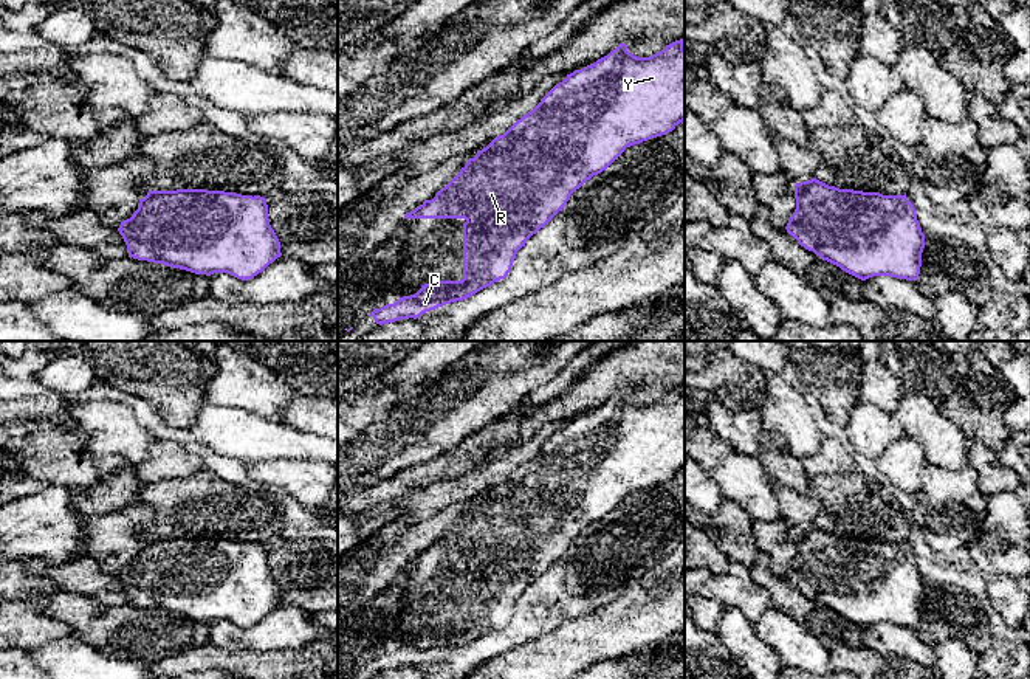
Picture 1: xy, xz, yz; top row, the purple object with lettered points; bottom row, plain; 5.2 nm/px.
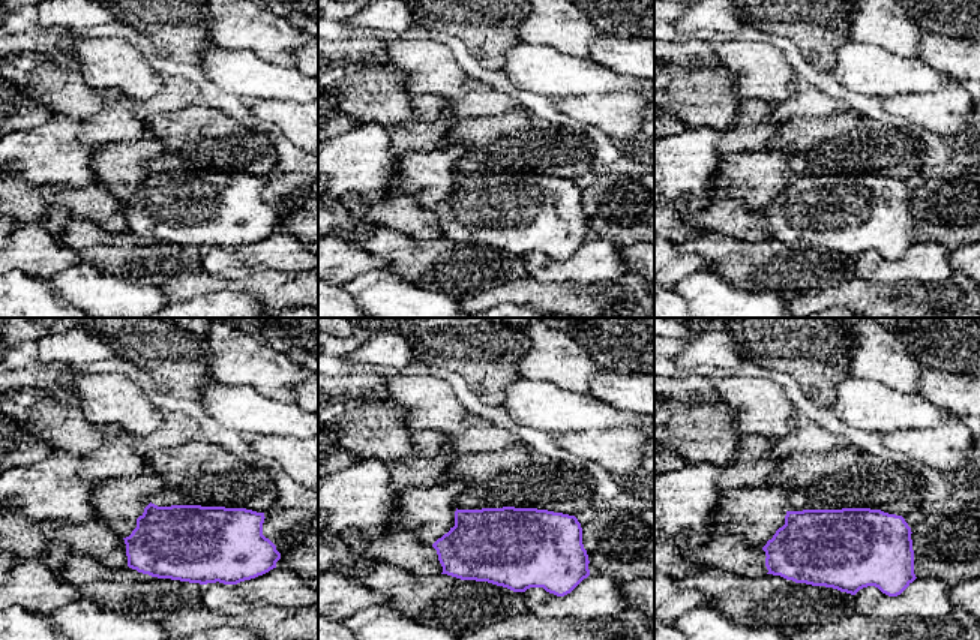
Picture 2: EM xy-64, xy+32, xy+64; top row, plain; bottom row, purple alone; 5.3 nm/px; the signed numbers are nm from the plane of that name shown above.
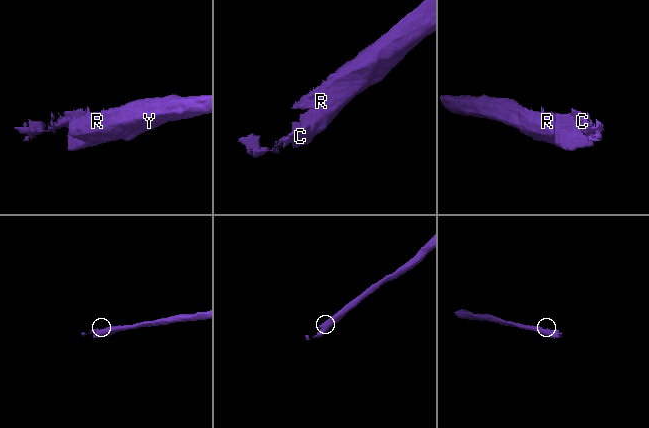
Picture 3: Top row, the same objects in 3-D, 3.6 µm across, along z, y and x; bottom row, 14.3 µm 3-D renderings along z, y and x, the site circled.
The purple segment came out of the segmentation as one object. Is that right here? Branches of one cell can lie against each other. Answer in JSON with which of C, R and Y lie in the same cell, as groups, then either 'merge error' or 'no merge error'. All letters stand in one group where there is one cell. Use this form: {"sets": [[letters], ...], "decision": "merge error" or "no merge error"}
{"sets": [["C", "R", "Y"]], "decision": "no merge error"}

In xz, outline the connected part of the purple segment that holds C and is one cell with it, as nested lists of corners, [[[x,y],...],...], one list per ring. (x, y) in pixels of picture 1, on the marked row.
[[[683,39],[649,57],[637,57],[626,43],[620,43],[595,64],[567,74],[531,112],[469,158],[432,200],[404,214],[404,219],[466,220],[463,279],[424,284],[415,295],[375,308],[369,316],[379,326],[417,319],[505,279],[517,251],[564,209],[576,189],[606,171],[627,147],[666,135],[683,121]]]

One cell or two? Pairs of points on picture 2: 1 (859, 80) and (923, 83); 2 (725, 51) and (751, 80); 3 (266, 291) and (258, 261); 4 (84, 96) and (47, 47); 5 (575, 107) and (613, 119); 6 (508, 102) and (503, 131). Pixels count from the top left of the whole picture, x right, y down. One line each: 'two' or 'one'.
1: one
2: one
3: two
4: one
5: one
6: two

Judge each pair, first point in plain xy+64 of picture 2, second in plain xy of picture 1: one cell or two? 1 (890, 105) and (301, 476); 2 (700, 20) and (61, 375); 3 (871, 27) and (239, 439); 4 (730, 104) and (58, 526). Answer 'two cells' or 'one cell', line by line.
1: one cell
2: one cell
3: two cells
4: two cells

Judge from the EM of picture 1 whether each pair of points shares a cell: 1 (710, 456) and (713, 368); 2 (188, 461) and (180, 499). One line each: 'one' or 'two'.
1: two
2: two

